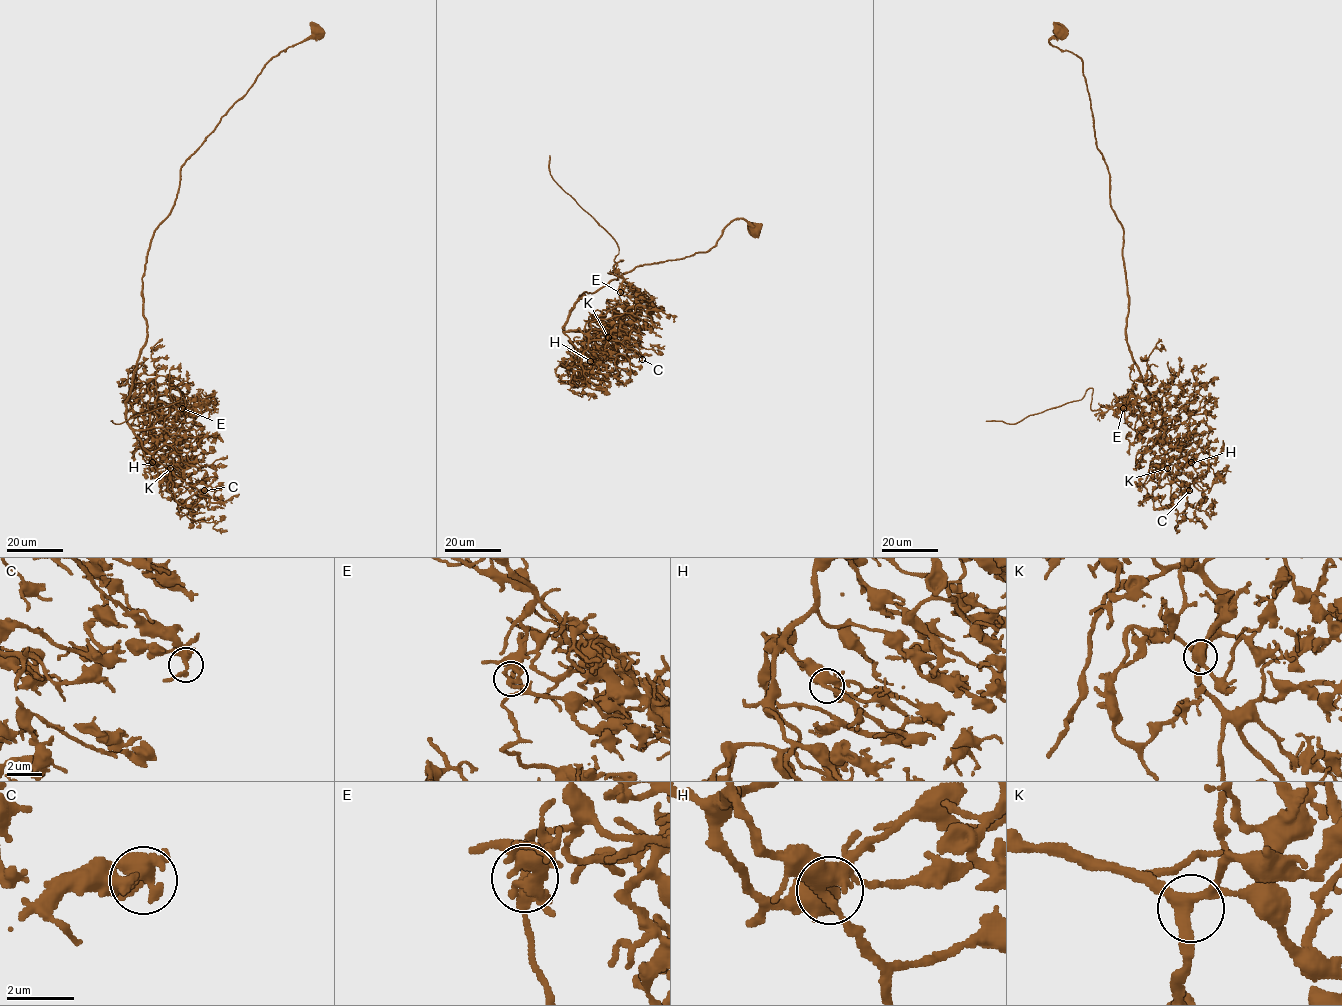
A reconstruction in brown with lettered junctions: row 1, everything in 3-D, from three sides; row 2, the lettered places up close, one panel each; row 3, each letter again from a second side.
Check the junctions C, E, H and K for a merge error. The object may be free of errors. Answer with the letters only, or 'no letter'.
E

